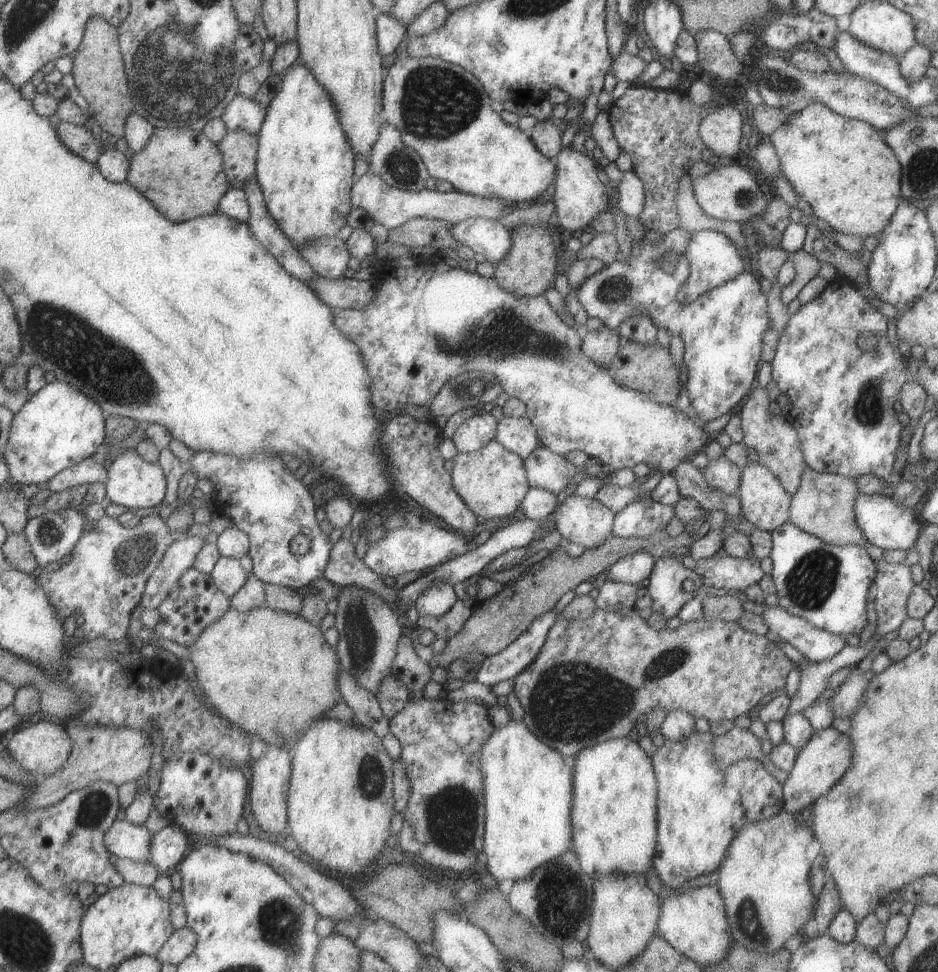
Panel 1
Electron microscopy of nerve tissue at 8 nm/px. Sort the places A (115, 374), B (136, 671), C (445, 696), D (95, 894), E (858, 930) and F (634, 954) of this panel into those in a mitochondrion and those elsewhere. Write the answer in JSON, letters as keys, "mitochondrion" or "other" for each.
{"A":"mitochondrion","B":"other","C":"other","D":"other","E":"other","F":"other"}

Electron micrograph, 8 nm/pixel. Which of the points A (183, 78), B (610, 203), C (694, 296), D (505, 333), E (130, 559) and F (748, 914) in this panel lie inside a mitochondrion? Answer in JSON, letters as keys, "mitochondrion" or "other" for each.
{"A":"mitochondrion","B":"other","C":"other","D":"mitochondrion","E":"mitochondrion","F":"mitochondrion"}

